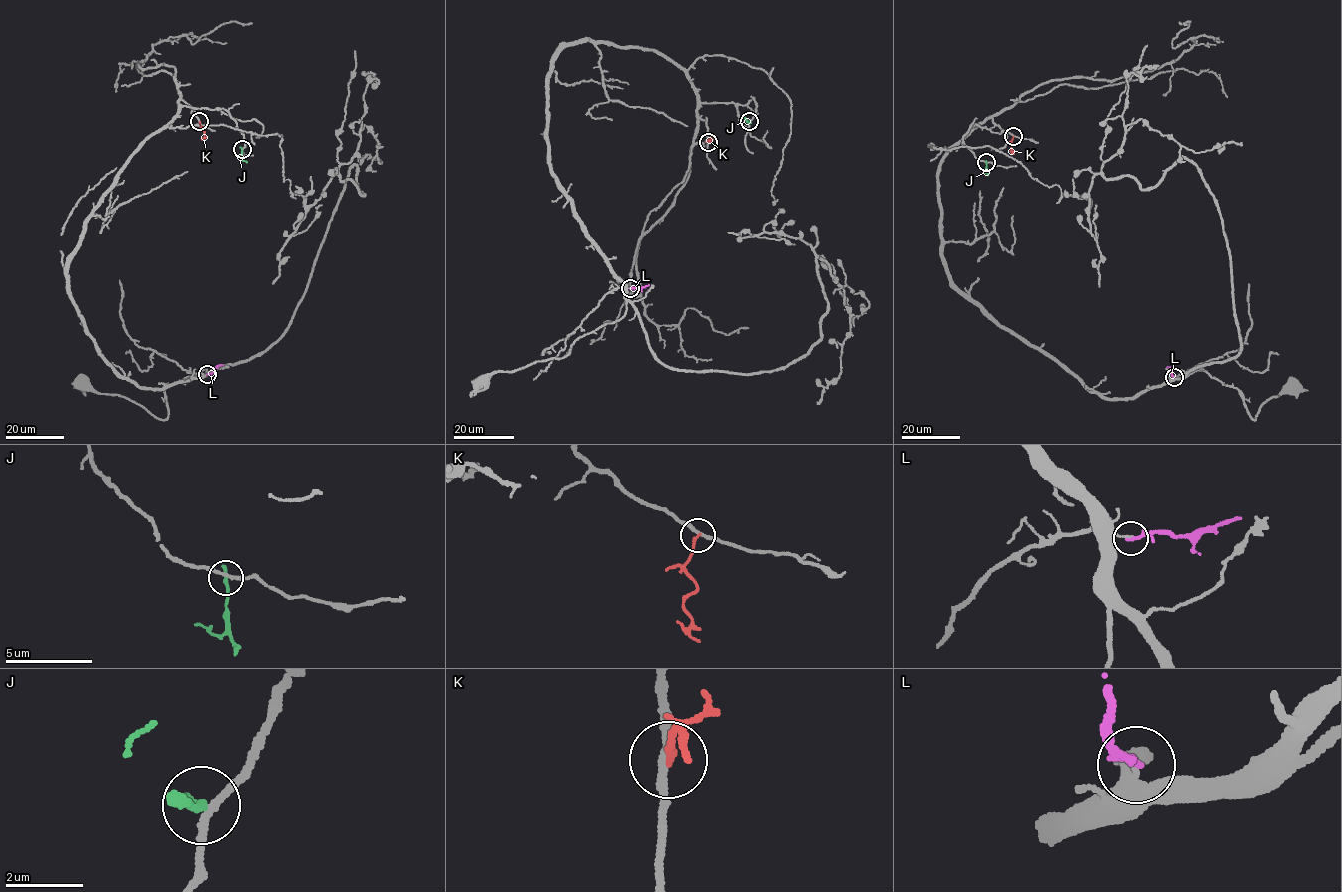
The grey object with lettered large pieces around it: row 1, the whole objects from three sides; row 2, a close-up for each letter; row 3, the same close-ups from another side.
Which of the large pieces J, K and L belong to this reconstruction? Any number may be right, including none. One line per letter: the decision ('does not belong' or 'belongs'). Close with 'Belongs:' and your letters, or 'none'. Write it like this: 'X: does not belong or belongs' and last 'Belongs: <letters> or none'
J: does not belong
K: does not belong
L: does not belong
Belongs: none

